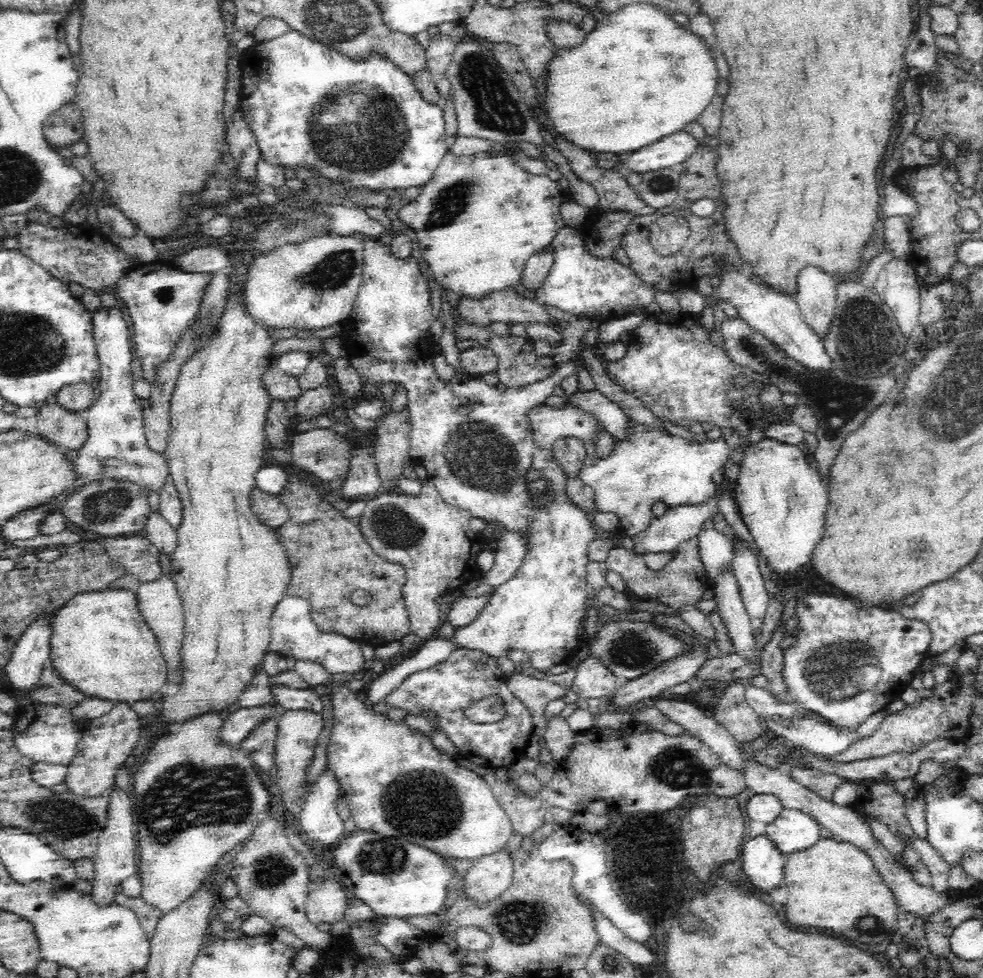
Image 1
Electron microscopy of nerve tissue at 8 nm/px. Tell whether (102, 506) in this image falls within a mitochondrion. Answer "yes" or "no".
yes

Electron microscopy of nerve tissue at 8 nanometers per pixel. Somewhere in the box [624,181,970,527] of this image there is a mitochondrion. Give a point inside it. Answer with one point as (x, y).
(839, 401)

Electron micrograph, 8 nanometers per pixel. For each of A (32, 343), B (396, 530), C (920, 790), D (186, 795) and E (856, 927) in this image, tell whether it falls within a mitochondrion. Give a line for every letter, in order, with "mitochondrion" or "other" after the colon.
A: mitochondrion
B: mitochondrion
C: other
D: mitochondrion
E: mitochondrion

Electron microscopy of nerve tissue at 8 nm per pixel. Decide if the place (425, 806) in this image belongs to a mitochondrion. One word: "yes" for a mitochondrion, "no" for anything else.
yes

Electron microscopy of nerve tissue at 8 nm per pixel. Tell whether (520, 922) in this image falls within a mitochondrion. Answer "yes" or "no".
yes

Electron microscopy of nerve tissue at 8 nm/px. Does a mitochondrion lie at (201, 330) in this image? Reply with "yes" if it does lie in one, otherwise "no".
yes

